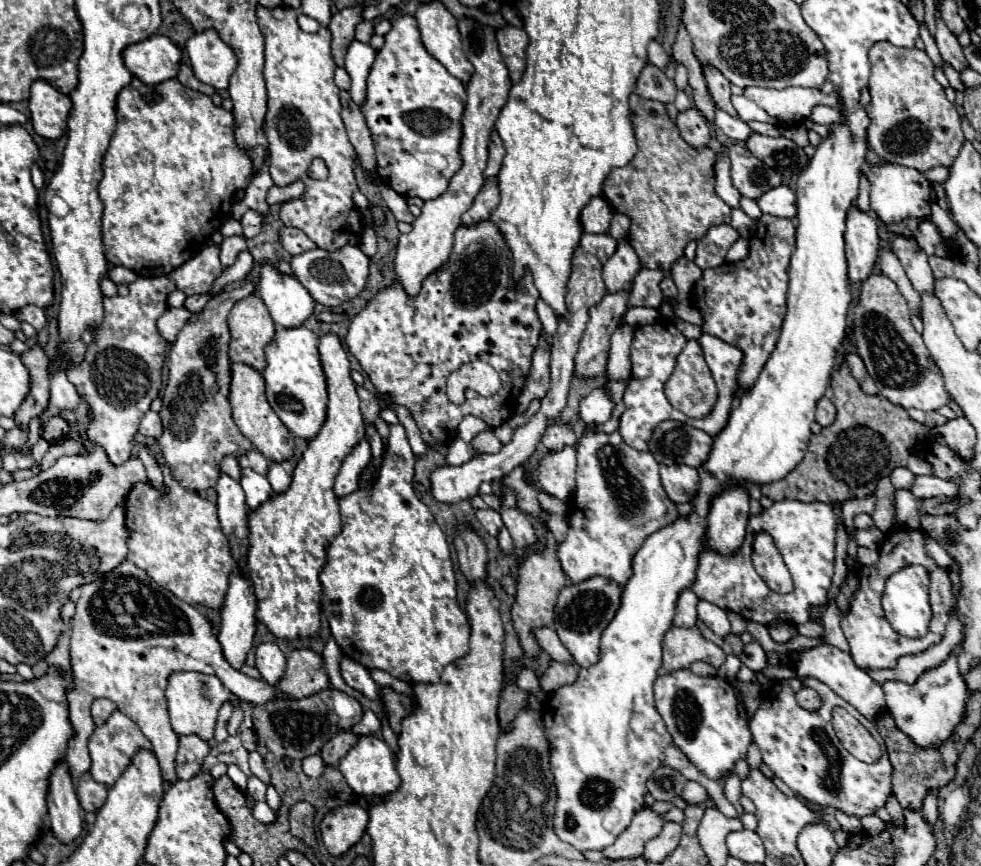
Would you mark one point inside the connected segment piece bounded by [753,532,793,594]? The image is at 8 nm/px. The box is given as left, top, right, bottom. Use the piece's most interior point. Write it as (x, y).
(768, 563)

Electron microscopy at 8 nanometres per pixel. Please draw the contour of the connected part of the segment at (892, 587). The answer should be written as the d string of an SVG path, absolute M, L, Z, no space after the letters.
M909 565L899 572L891 575L885 586L883 594L883 610L893 626L903 636L925 636L929 618L931 618L931 606L929 606L929 570L923 566Z

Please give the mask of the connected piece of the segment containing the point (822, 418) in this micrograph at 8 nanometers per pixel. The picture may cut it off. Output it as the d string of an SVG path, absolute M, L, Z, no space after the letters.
M823 396L817 402L817 422L821 426L827 426L827 424L831 424L831 420L835 420L835 406L831 404L831 400L827 396Z

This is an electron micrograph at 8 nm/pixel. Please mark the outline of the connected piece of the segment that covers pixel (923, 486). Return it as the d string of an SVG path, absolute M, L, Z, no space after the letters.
M917 476L915 484L911 486L913 496L917 496L919 500L927 500L933 496L952 496L958 490L958 484L948 480L935 480L935 476Z

